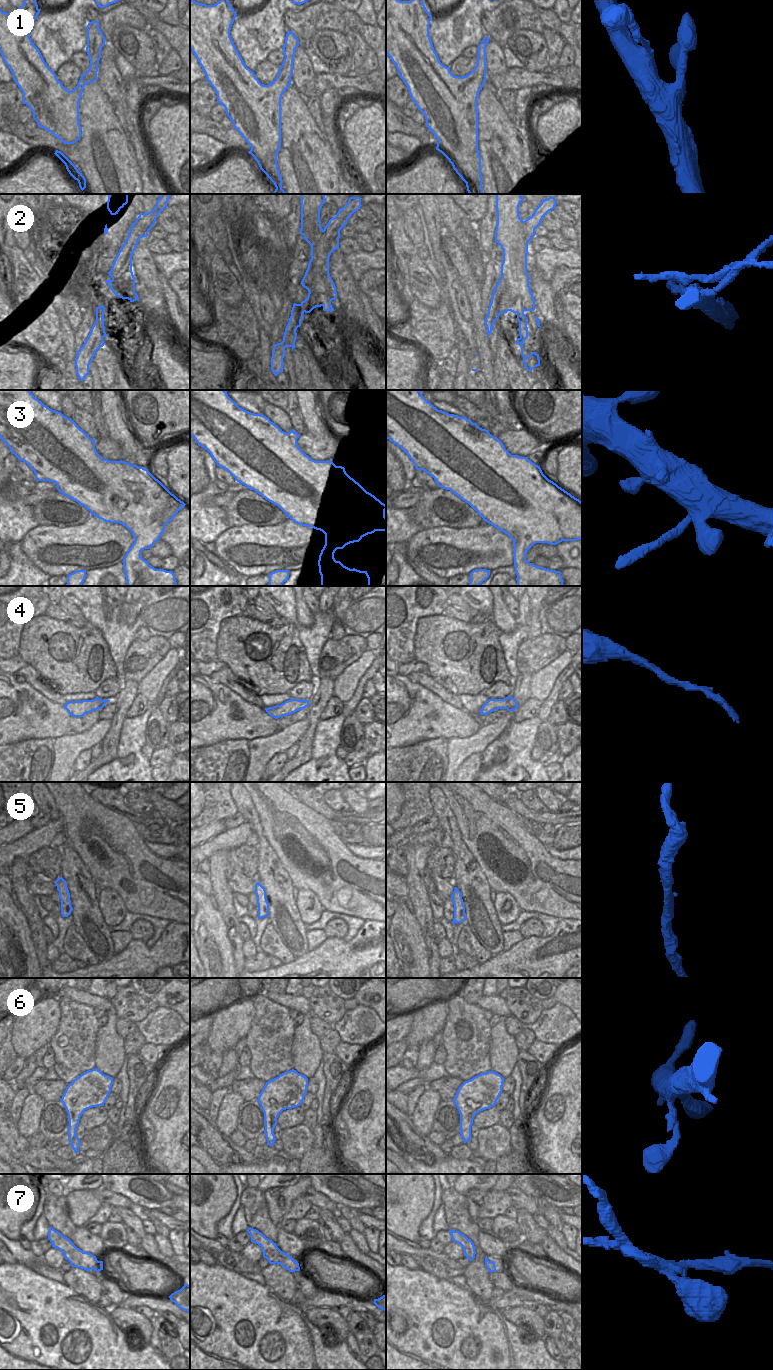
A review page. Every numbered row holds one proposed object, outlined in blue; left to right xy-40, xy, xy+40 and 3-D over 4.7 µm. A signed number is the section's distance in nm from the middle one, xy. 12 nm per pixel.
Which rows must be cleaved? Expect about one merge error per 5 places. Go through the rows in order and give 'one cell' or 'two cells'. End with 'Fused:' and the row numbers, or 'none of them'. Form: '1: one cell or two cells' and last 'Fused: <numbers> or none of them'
1: one cell
2: one cell
3: one cell
4: one cell
5: one cell
6: one cell
7: two cells
Fused: 7

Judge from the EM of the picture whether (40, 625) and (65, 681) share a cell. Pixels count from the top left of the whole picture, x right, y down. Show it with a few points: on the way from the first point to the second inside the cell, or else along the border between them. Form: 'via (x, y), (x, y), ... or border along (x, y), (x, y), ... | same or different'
via (41, 639), (47, 645), (48, 653), (62, 667) | same

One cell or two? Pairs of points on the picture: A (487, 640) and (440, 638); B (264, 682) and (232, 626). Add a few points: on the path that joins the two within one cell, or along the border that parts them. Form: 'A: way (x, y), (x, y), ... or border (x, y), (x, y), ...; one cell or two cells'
A: way (475, 639), (464, 630), (459, 630), (452, 636); one cell
B: way (257, 668), (244, 655), (242, 647), (236, 640); one cell

